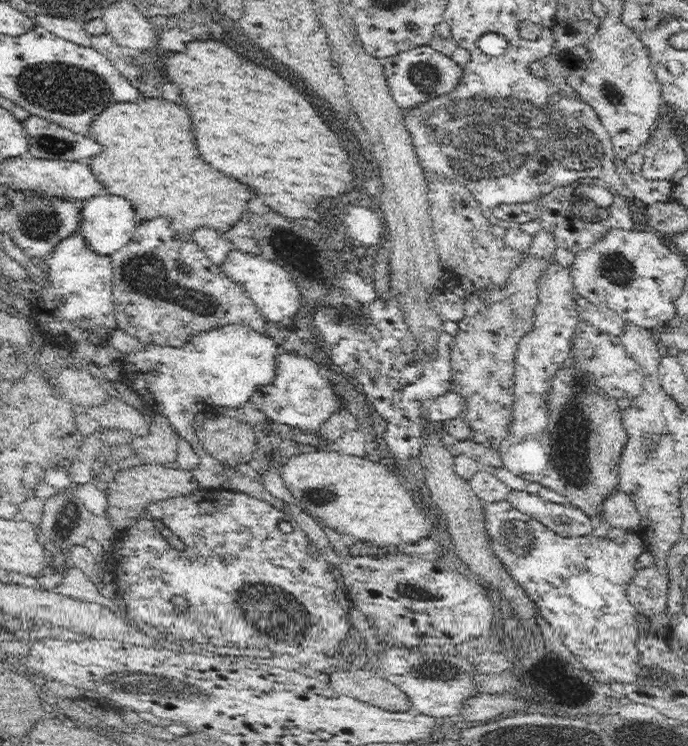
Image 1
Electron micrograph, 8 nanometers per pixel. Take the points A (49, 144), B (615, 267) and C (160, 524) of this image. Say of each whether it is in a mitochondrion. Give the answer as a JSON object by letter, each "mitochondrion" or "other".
{"A":"mitochondrion","B":"mitochondrion","C":"other"}

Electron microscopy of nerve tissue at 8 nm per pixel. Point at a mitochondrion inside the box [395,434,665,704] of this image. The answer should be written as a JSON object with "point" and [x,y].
{"point":[430,670]}

